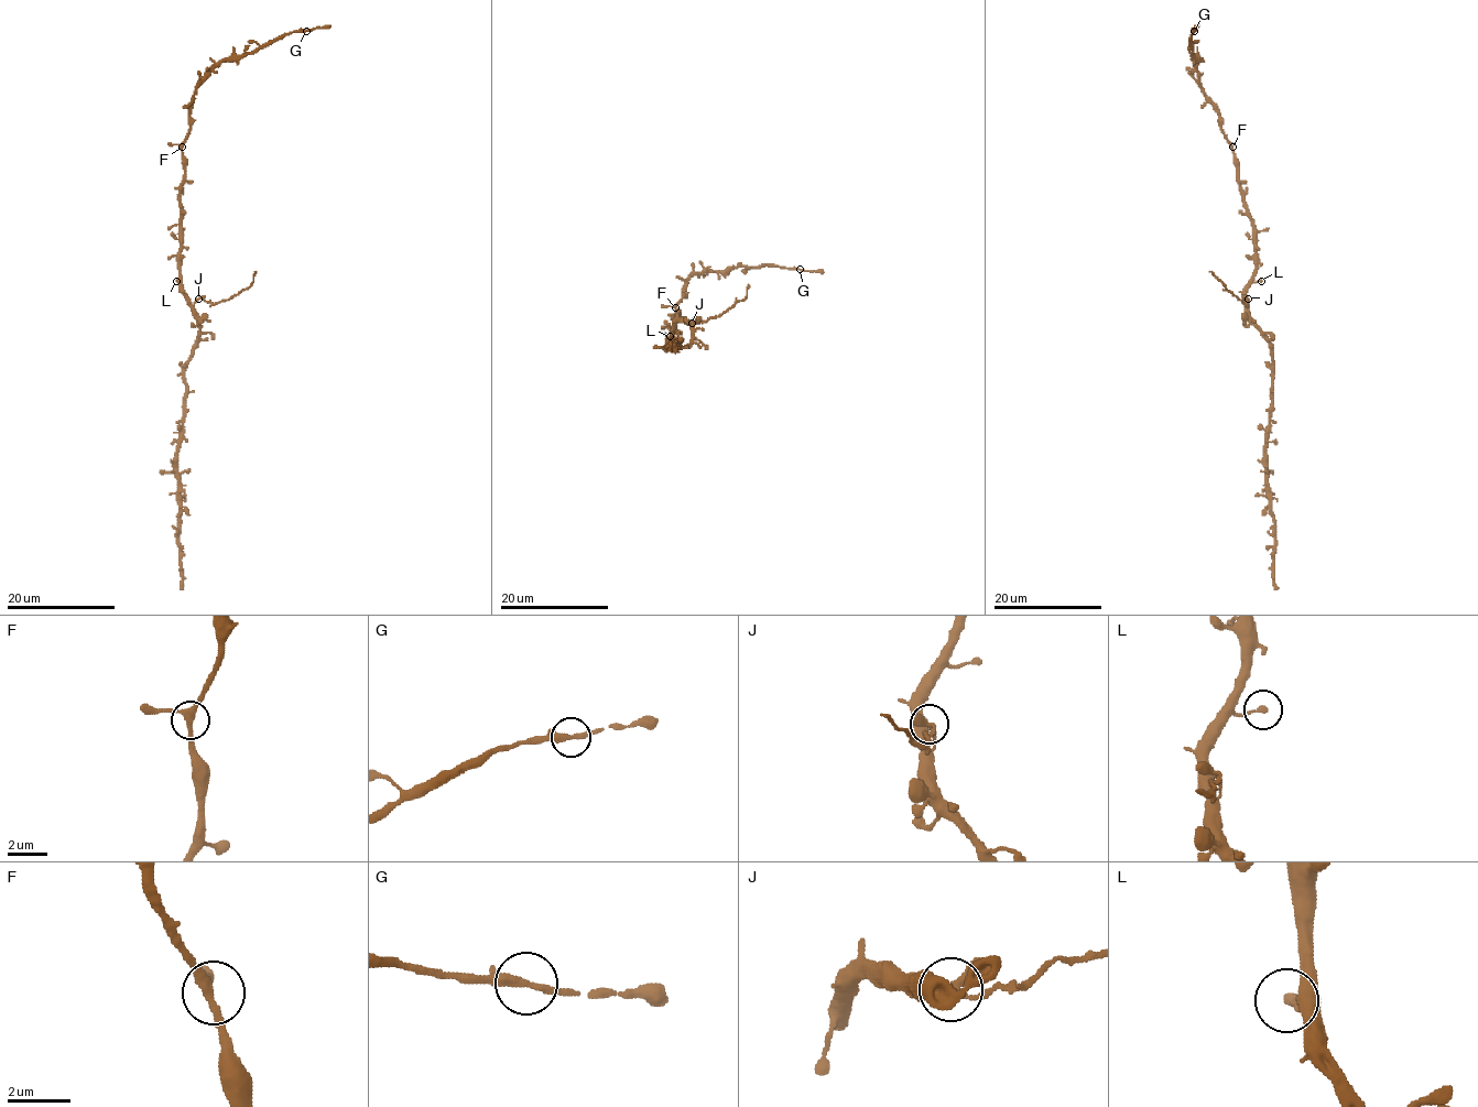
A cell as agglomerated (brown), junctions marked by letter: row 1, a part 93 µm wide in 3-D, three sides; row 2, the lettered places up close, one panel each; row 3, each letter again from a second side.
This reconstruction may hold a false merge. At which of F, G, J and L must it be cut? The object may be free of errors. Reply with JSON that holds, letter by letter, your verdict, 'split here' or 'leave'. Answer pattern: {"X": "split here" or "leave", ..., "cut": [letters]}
{"F": "leave", "G": "leave", "J": "split here", "L": "leave", "cut": ["J"]}

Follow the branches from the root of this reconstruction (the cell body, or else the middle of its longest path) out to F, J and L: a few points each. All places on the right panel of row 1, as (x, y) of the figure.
F: (1256, 260), (1253, 220), (1245, 201), (1232, 147)
J: (1256, 260), (1256, 275), (1246, 292), (1247, 299)
L: (1256, 260), (1252, 281), (1261, 281)

